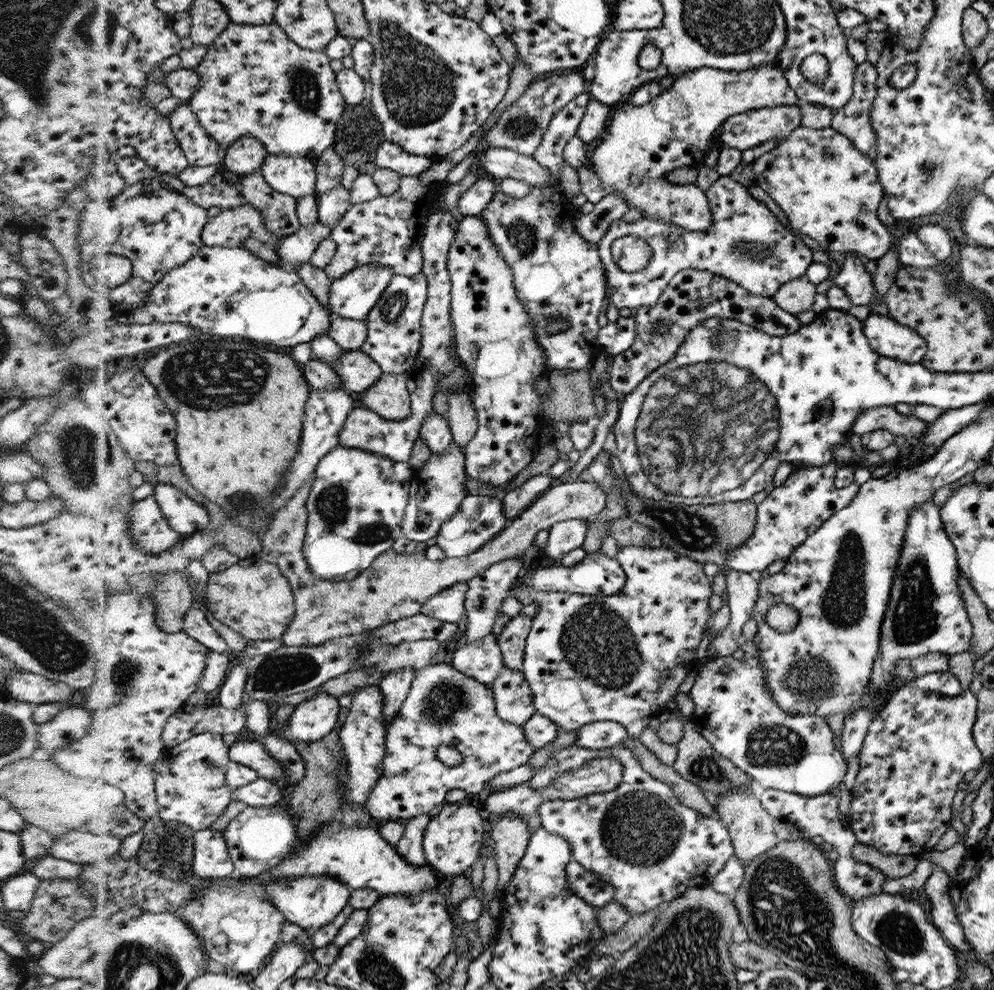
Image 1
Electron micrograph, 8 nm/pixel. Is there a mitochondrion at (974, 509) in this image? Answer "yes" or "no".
no

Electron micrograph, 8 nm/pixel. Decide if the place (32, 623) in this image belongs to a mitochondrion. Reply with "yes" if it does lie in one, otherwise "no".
yes

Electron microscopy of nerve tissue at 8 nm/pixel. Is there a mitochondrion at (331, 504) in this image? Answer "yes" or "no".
yes

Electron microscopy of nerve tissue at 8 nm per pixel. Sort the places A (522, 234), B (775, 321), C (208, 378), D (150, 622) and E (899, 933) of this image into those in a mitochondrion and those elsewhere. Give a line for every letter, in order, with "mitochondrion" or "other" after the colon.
A: mitochondrion
B: other
C: mitochondrion
D: other
E: mitochondrion

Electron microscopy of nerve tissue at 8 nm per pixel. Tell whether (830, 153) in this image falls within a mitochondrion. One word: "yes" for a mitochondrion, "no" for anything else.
yes

